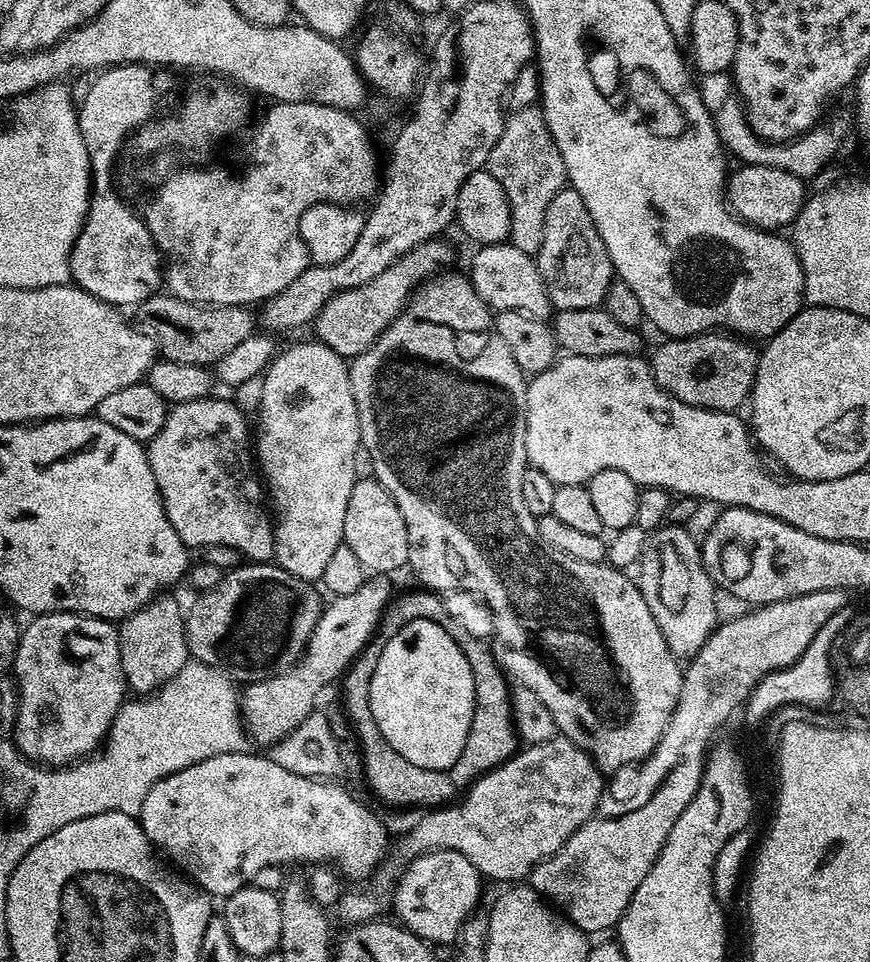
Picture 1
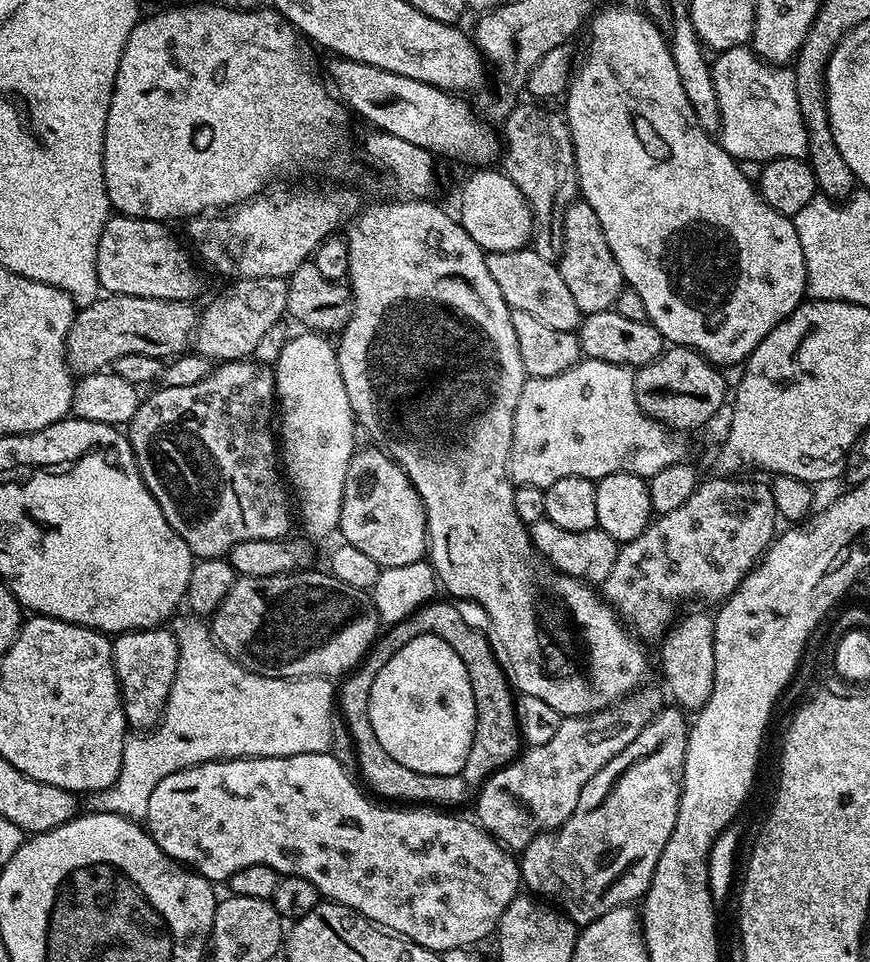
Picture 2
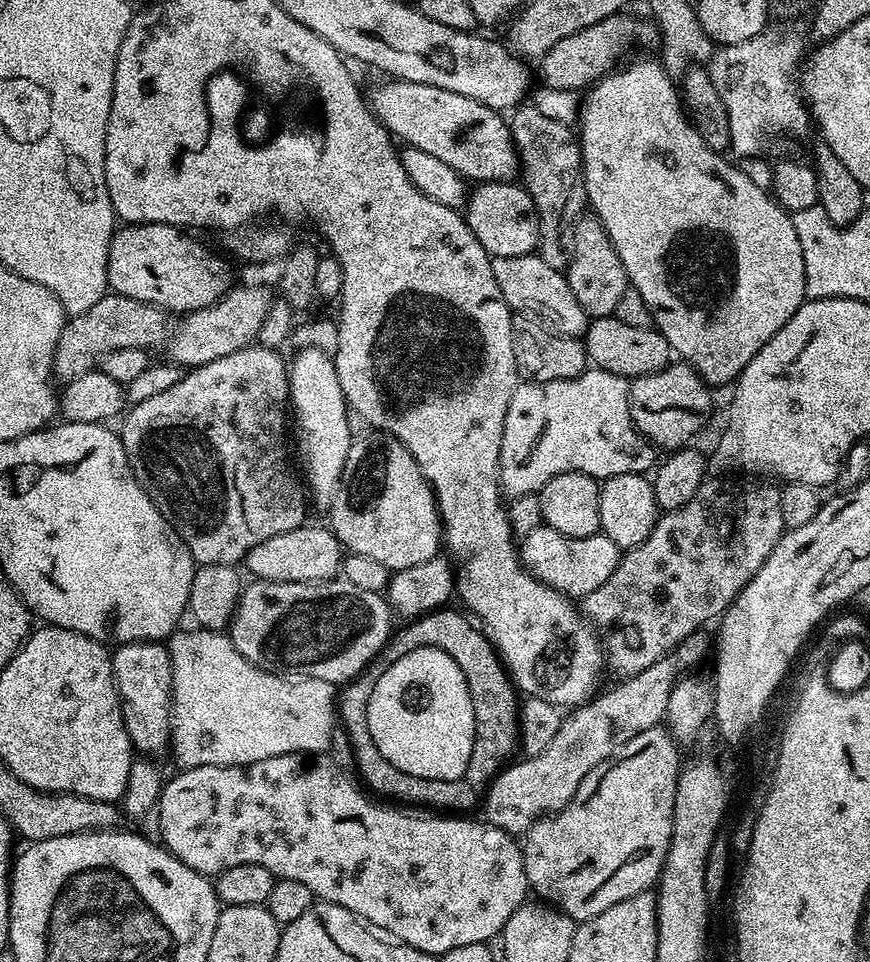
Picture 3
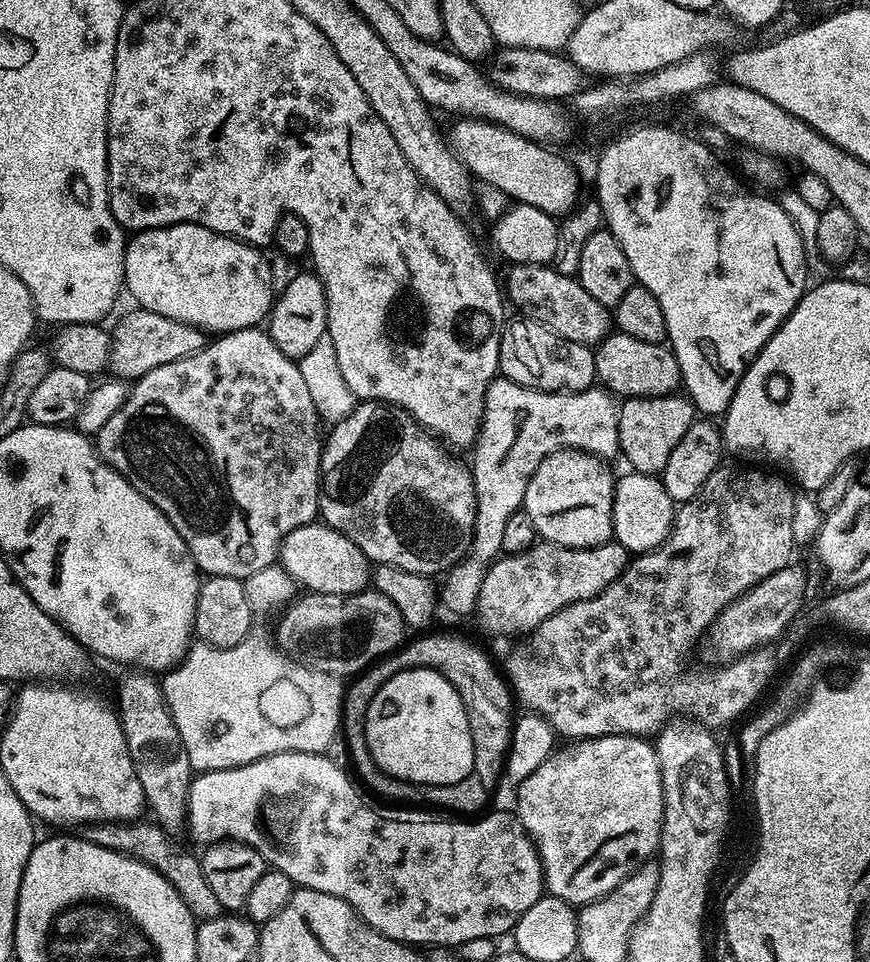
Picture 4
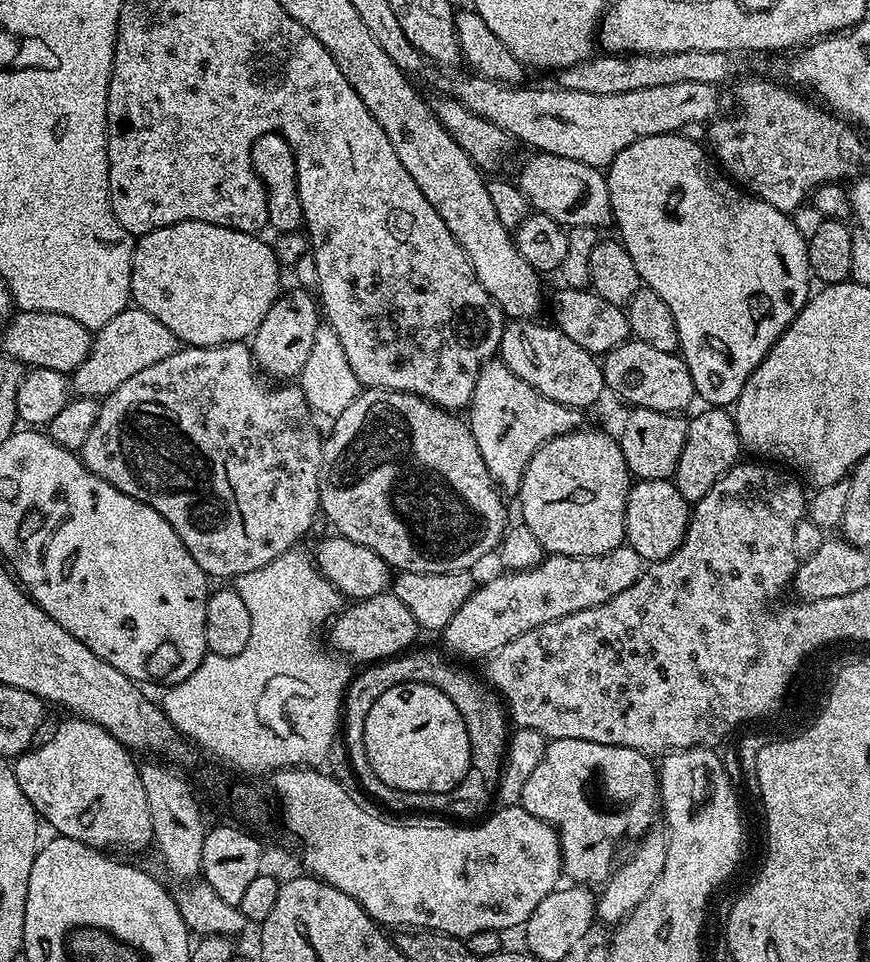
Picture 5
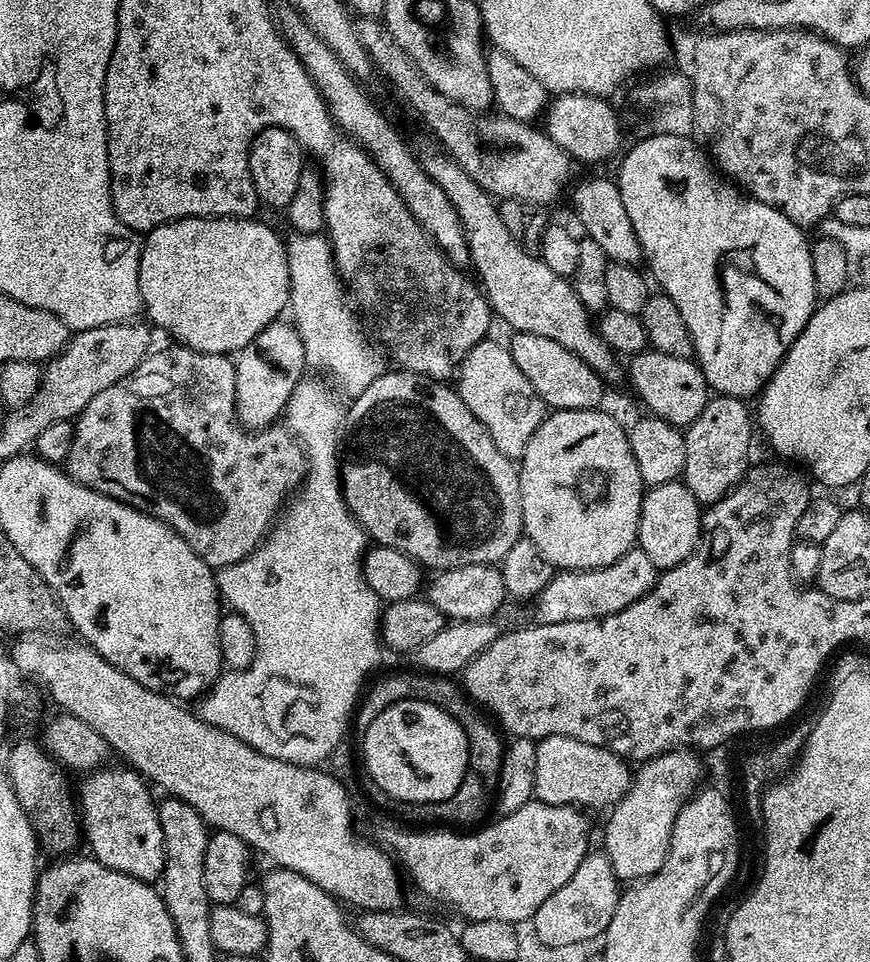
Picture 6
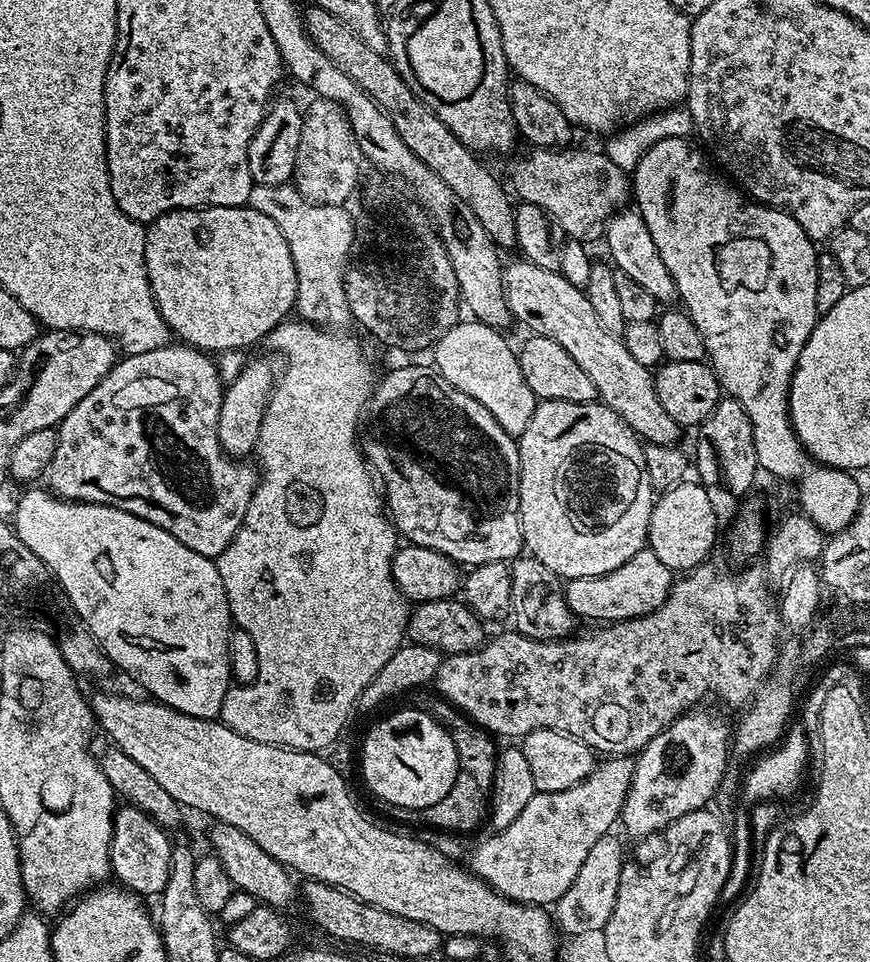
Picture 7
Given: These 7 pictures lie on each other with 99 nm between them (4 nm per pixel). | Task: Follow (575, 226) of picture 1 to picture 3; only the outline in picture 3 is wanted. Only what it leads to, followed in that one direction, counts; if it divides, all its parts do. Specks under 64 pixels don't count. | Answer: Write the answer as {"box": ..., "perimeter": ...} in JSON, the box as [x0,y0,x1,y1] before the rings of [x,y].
{"box":[566,218,630,318],"perimeter":[[[595,218],[584,220],[577,226],[576,245],[571,245],[566,275],[570,282],[570,290],[574,290],[574,298],[582,302],[582,308],[592,318],[613,315],[622,294],[626,294],[630,286],[626,266],[622,266],[618,250],[614,250],[611,238]]]}

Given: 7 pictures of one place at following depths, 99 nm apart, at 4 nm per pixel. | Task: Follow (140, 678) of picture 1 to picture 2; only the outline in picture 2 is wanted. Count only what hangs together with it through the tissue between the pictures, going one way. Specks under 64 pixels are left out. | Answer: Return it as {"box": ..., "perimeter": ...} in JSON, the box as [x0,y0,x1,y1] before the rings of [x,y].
{"box":[112,627,180,730],"perimeter":[[[167,627],[141,628],[139,632],[122,632],[112,640],[112,661],[116,667],[116,679],[120,681],[120,696],[124,700],[124,719],[136,730],[151,730],[160,723],[168,695],[176,677],[180,658],[180,647],[176,637]]]}

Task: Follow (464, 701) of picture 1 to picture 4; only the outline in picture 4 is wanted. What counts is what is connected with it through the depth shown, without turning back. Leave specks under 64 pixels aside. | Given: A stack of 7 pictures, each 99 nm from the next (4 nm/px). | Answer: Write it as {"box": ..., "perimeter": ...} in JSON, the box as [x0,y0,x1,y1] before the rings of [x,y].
{"box":[364,668,474,784],"perimeter":[[[407,668],[394,674],[386,686],[374,694],[364,719],[364,737],[370,754],[381,770],[409,784],[446,784],[473,775],[474,742],[458,690],[437,668]]]}

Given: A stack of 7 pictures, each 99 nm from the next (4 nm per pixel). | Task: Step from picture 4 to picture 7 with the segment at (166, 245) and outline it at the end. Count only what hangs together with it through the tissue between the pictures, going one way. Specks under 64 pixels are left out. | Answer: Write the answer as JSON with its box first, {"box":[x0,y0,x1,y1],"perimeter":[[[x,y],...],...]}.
{"box":[144,206,298,354],"perimeter":[[[210,206],[209,208],[179,208],[173,212],[167,212],[147,225],[144,233],[144,257],[146,258],[146,270],[152,296],[156,299],[158,310],[162,318],[172,331],[173,337],[179,338],[185,345],[203,350],[208,354],[223,354],[237,350],[248,350],[251,344],[256,344],[265,339],[269,332],[289,319],[290,313],[296,307],[296,295],[298,294],[298,274],[291,257],[290,246],[283,237],[273,219],[259,213],[250,207],[238,206]]]}

